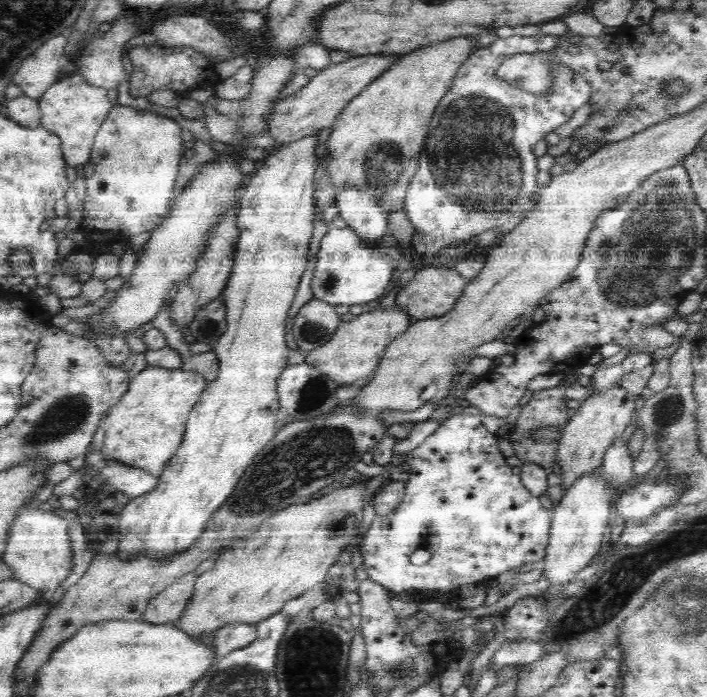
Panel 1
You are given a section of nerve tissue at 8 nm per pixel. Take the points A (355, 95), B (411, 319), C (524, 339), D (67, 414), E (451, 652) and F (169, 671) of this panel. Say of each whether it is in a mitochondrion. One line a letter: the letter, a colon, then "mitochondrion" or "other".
A: other
B: other
C: other
D: mitochondrion
E: other
F: other

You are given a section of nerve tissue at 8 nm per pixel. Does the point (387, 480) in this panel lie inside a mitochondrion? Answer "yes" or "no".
no

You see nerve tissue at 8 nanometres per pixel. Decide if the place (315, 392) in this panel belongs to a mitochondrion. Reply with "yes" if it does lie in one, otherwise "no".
yes

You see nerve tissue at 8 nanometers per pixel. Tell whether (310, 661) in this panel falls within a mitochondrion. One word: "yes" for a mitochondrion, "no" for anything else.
yes

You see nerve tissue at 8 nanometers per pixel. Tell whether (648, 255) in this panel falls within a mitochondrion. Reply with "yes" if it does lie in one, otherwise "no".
yes

